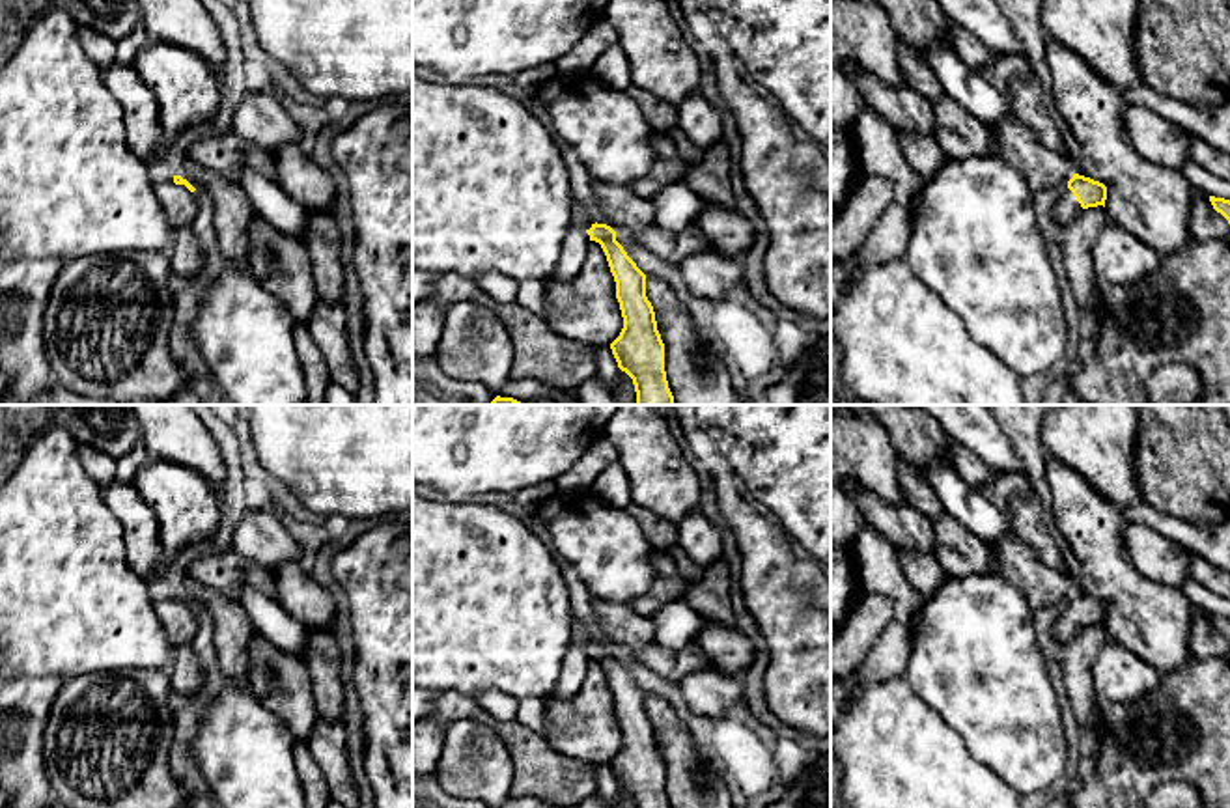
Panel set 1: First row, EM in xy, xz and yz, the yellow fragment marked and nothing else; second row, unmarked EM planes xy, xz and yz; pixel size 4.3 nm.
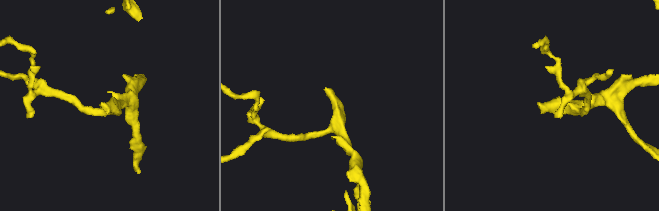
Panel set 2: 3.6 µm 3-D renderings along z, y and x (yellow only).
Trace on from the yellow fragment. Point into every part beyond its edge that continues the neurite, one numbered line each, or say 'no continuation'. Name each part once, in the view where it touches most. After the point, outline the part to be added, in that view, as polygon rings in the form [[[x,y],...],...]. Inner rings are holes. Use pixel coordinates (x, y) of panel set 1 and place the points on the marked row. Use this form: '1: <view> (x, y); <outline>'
1: xy (178, 202); [[[157,175],[153,190],[174,233],[192,222],[198,211],[194,192],[185,185],[175,185],[174,175]]]

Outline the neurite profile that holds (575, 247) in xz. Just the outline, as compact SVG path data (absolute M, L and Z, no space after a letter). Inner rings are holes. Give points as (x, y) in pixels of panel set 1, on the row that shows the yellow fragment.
M571 228L564 239L558 265L547 280L567 282L573 280L588 256L590 235L584 230Z

